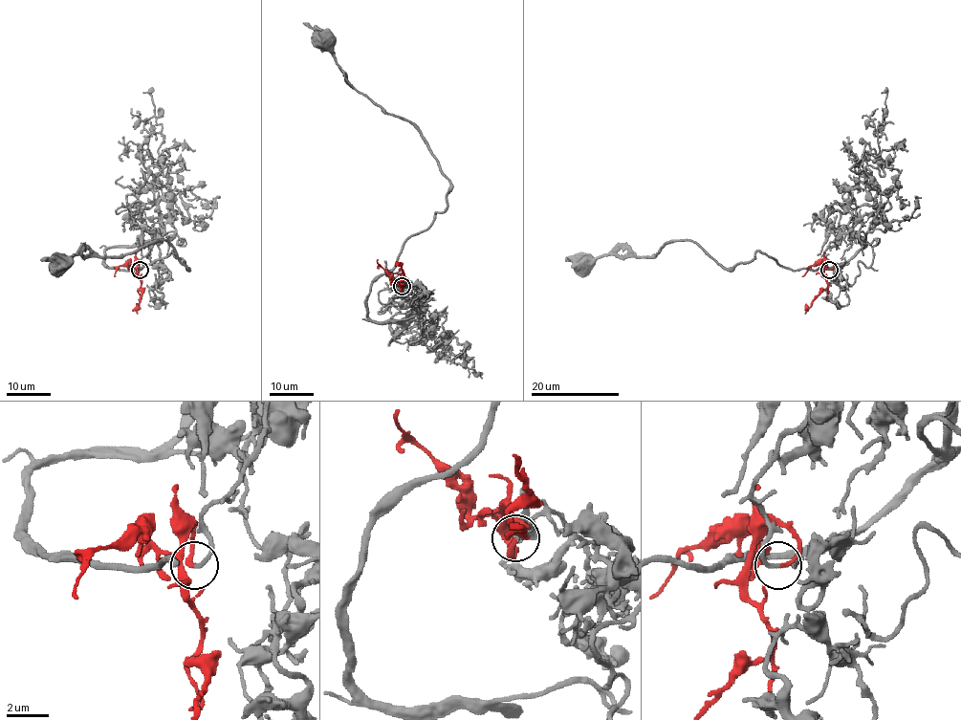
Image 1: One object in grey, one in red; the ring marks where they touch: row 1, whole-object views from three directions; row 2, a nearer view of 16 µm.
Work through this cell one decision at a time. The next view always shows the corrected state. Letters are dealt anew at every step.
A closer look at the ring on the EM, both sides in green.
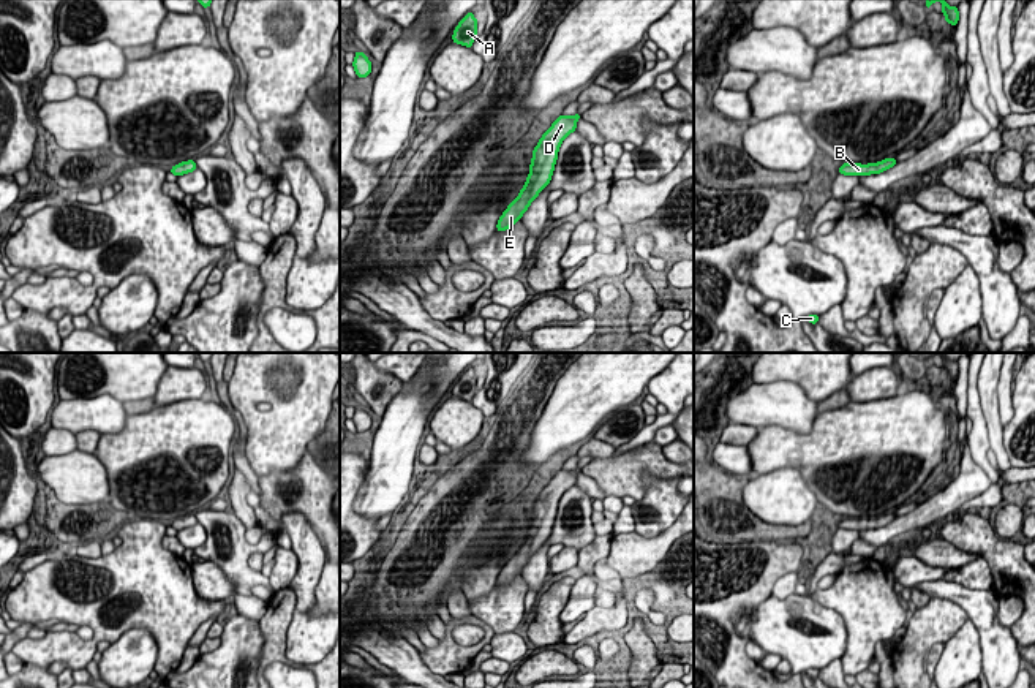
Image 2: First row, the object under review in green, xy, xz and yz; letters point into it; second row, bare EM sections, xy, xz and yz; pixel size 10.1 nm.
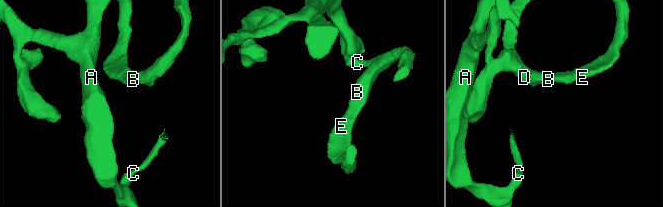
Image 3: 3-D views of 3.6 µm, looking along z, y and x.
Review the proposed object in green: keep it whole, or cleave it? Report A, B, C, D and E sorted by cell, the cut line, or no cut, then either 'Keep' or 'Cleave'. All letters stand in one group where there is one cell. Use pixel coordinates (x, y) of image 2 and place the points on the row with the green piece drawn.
Groups: A B C D E. No split. Keep

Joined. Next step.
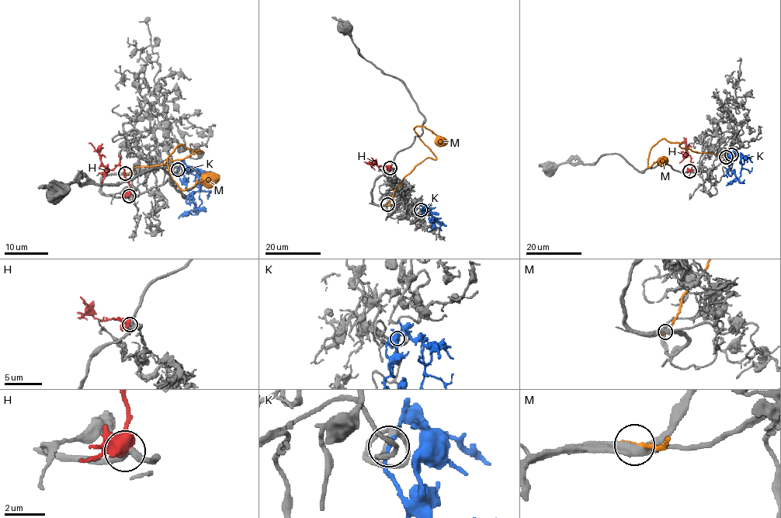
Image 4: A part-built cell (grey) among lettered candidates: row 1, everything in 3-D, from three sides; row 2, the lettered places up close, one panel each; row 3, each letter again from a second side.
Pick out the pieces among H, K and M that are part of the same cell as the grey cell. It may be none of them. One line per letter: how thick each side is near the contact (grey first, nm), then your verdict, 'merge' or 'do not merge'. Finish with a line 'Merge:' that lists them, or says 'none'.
H: 280/600 nm | merge
K: 180/240 nm | merge
M: 480/320 nm | do not merge
Merge: H, K

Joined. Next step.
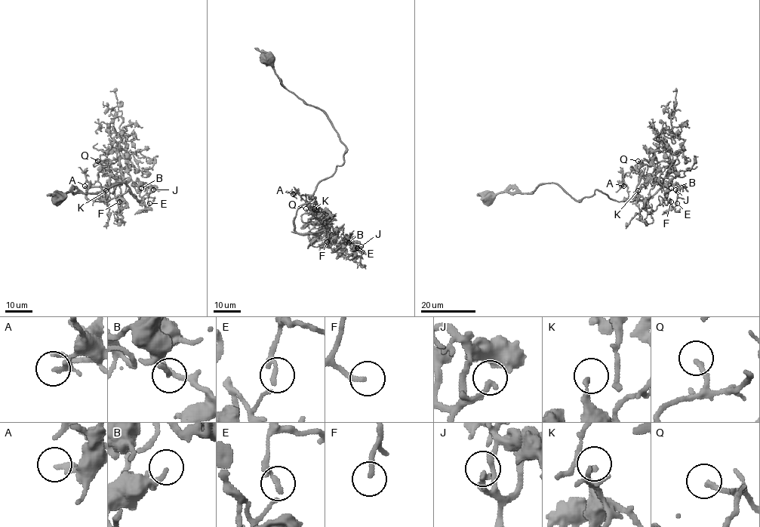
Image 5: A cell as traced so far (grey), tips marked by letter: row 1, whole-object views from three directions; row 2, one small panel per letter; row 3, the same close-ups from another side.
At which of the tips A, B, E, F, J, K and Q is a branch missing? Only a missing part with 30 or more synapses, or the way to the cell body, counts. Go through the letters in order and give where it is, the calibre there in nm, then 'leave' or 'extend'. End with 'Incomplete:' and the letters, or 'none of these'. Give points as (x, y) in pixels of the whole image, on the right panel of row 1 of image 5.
A: place (623, 186); calibre 160 nm; leave
B: place (671, 188); calibre 200 nm; leave
E: place (677, 203); calibre 170 nm; leave
F: place (671, 201); calibre 200 nm; extend
J: place (675, 189); calibre 240 nm; leave
K: place (638, 190); calibre 180 nm; leave
Q: place (638, 161); calibre 220 nm; extend
Incomplete: F, Q

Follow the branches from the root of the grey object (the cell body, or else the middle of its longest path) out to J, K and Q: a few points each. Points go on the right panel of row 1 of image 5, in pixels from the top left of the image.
J: (487, 198), (555, 183), (575, 200), (598, 189), (633, 201), (651, 196), (661, 177), (675, 189)
K: (487, 198), (555, 183), (575, 200), (598, 189), (633, 201), (663, 187), (660, 172), (655, 167), (638, 190)
Q: (487, 198), (555, 183), (575, 200), (596, 189), (643, 199), (663, 179), (638, 161)

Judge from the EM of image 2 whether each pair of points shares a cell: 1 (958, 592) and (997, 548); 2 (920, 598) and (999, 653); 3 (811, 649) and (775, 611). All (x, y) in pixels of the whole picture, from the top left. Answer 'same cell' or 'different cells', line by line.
1: different cells
2: different cells
3: same cell

